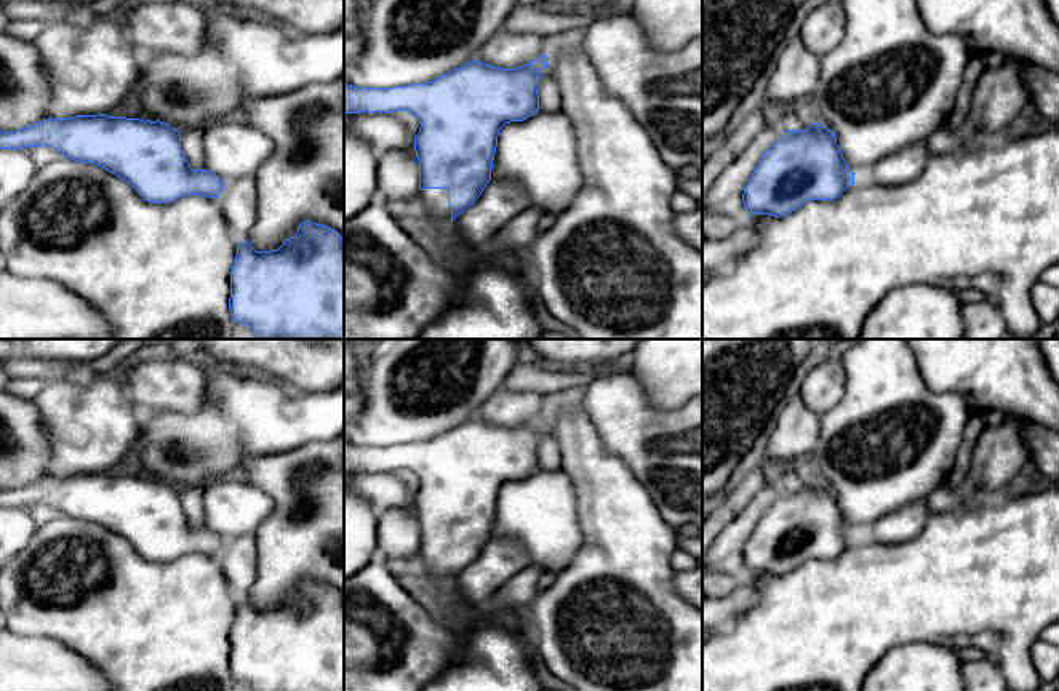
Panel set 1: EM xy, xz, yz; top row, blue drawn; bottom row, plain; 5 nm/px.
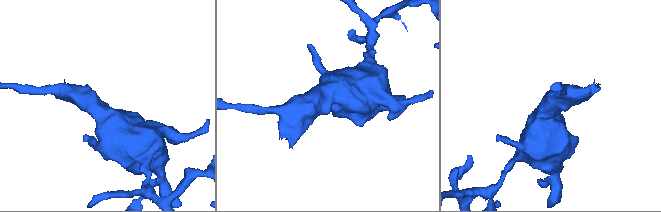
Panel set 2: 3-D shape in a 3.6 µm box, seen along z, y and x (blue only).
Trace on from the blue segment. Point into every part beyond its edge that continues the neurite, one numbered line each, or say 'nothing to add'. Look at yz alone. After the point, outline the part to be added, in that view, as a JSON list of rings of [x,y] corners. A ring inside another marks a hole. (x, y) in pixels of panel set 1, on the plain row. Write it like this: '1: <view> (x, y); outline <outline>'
nothing to add

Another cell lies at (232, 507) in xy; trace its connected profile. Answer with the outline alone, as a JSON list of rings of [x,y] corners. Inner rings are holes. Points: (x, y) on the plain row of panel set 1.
[[[238,475],[210,483],[202,494],[206,528],[224,541],[254,534],[274,510],[274,501]]]

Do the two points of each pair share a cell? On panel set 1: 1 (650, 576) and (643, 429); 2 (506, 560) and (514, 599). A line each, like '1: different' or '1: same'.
1: different
2: different

